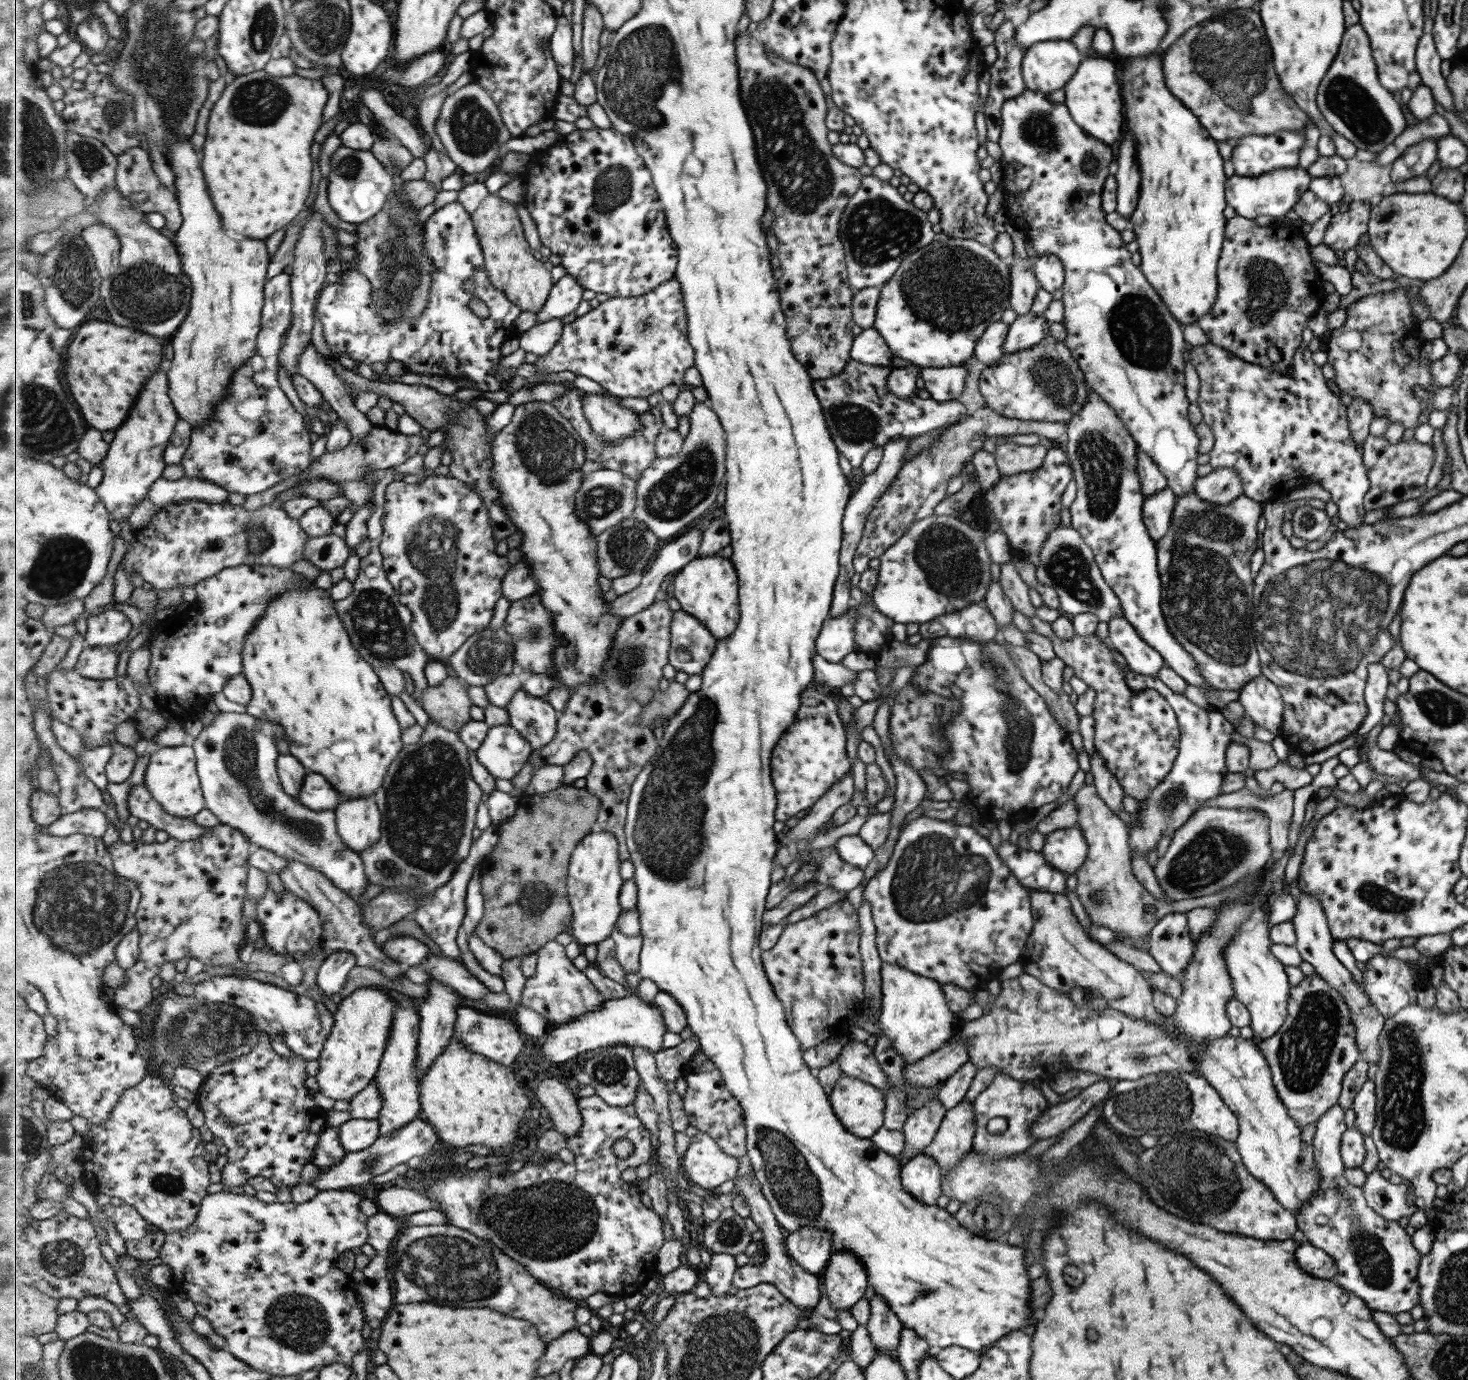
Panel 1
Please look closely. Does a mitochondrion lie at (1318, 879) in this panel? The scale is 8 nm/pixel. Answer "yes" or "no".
no

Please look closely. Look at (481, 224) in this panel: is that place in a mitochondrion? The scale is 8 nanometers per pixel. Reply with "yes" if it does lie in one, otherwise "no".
no

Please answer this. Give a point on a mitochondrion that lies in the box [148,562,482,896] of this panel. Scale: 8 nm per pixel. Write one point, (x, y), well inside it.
(426, 801)

